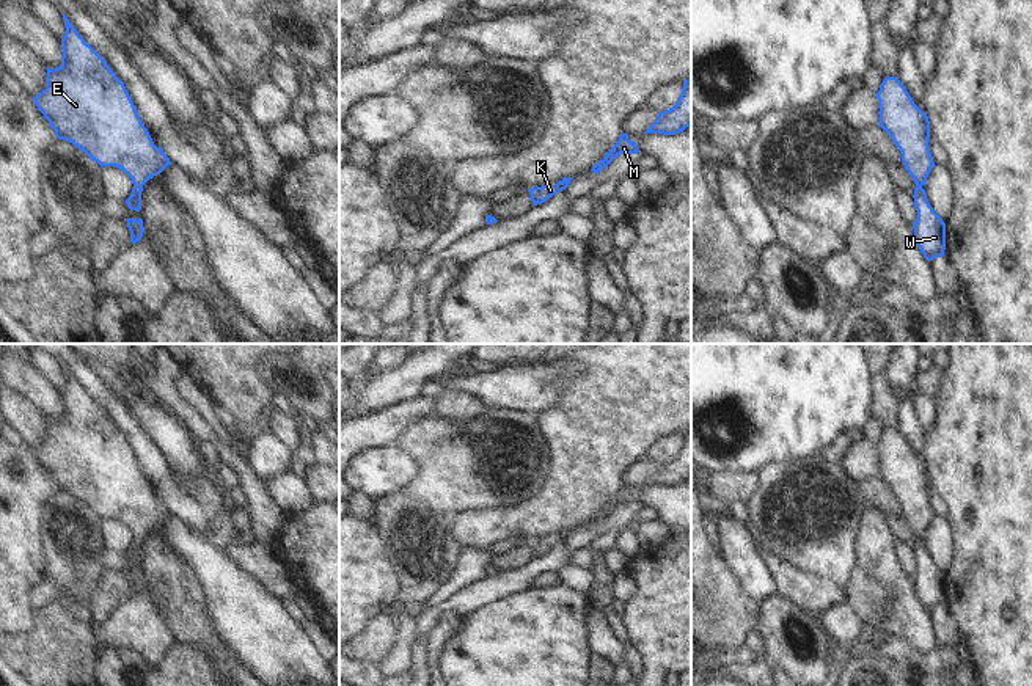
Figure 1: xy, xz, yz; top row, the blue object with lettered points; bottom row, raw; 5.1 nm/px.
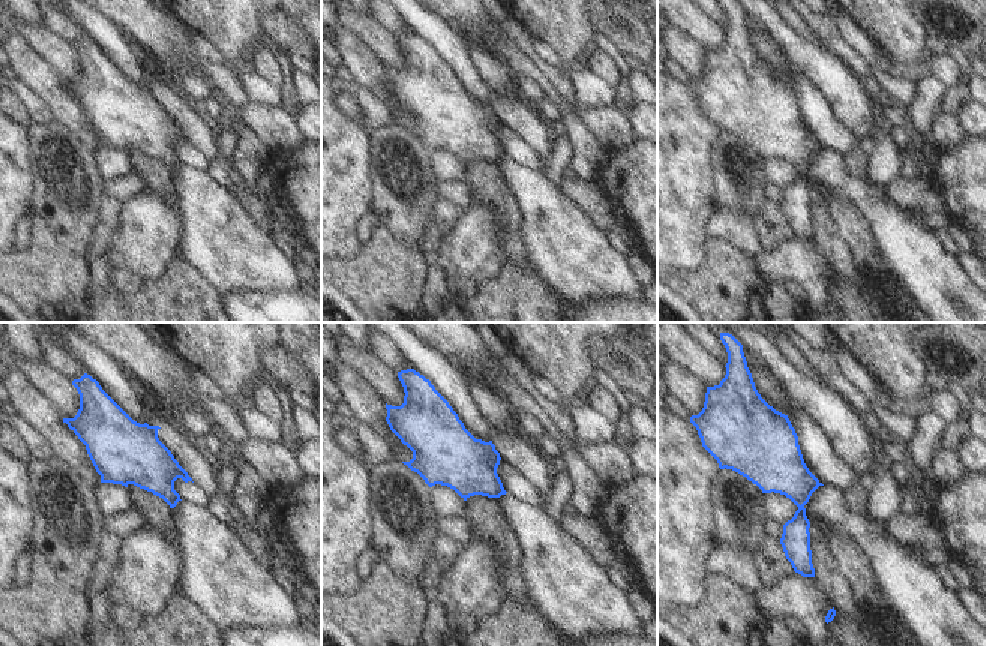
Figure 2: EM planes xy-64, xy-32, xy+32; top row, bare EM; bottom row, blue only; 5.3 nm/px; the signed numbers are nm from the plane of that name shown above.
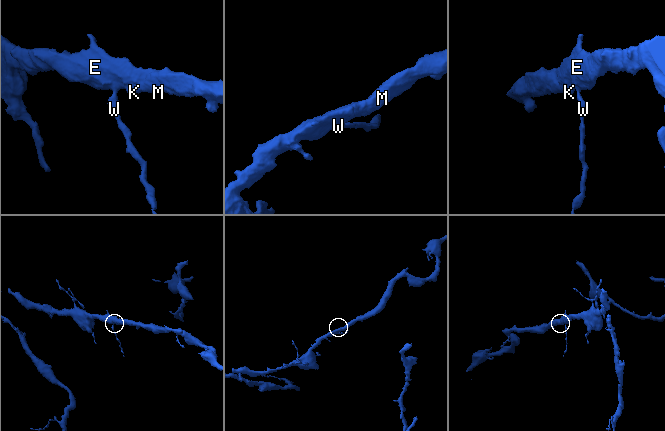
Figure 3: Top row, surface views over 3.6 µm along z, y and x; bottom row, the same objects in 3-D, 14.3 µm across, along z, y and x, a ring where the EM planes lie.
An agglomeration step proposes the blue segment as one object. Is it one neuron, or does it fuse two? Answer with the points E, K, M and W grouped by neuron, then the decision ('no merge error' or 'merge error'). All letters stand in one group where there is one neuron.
E K M W; no merge error

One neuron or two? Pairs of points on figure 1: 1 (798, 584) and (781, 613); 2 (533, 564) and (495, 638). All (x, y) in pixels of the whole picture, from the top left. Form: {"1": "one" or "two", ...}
{"1": "two", "2": "two"}

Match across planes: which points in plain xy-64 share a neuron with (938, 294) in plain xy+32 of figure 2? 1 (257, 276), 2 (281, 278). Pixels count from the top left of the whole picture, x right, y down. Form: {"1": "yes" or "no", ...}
{"1": "yes", "2": "yes"}

